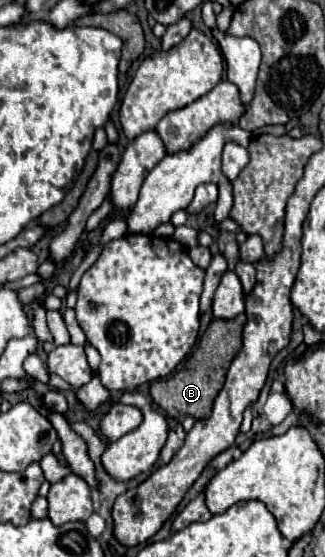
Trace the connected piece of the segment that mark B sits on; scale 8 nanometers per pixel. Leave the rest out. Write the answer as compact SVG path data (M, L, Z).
M244 313L234 319L212 319L208 329L200 337L198 349L190 355L184 369L180 369L178 373L174 373L166 379L158 379L150 385L150 395L152 395L154 403L178 421L182 421L186 415L192 415L196 419L206 419L212 411L214 397L218 395L218 391L224 385L224 377L226 377L228 367L242 347L244 323L246 323Z

